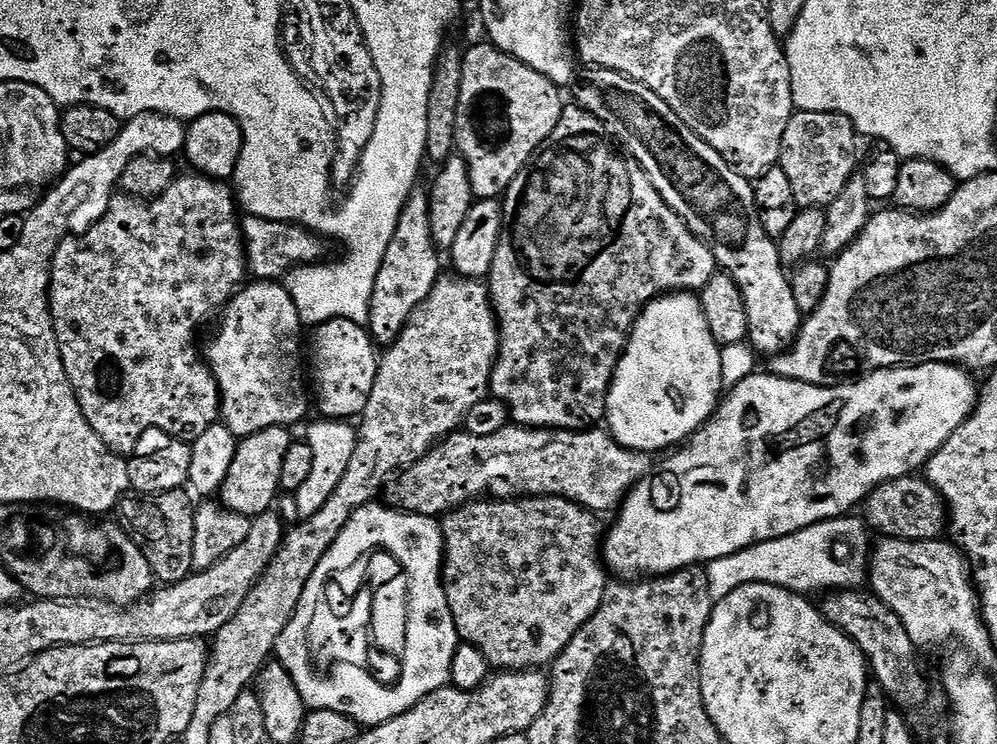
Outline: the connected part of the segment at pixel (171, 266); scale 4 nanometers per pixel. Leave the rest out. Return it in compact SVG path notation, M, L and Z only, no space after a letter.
M199 174L191 175L177 175L160 196L151 198L125 194L112 196L106 204L108 213L77 244L62 243L52 262L52 278L48 281L48 304L52 308L52 321L68 381L72 384L74 394L82 406L86 422L90 422L98 438L106 442L109 450L125 458L131 457L139 449L136 447L140 444L140 436L146 435L151 428L165 432L168 435L165 437L168 438L194 442L202 434L206 434L206 430L210 430L212 424L221 419L220 387L214 373L202 359L201 353L196 353L192 339L196 336L196 327L212 312L212 296L216 296L218 303L227 305L245 283L244 272L246 276L249 266L244 255L244 233L240 230L241 217L236 216L238 200L233 189L223 180L214 180L210 176Z

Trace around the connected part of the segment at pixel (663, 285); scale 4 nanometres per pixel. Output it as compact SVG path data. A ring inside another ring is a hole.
M566 107L561 111L558 126L550 134L550 138L546 138L539 152L529 160L526 171L518 173L514 178L503 197L502 206L510 215L510 221L498 242L498 250L494 250L492 269L486 277L492 308L496 312L496 323L500 325L500 352L496 356L496 365L492 368L491 395L508 407L513 425L523 425L525 428L587 430L605 419L608 391L616 372L616 364L620 360L620 345L623 344L624 332L631 323L631 315L635 315L636 307L643 300L655 300L673 290L703 289L710 278L717 275L716 253L711 247L708 249L691 232L693 229L681 220L636 220L636 212L632 210L624 216L624 160L620 160L620 156L612 152L612 144L608 144L608 136L604 136L604 132L596 128L596 120L588 120L588 116L580 116L580 112L569 112Z

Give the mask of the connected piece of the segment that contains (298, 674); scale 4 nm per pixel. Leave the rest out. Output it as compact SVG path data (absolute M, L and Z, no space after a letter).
M325 556L322 566L314 566L314 574L310 574L310 582L306 582L306 590L298 602L296 612L290 618L286 630L276 643L275 659L294 678L294 686L298 686L298 694L302 694L305 705L309 709L334 710L338 714L351 716L353 720L364 726L375 726L410 710L420 700L412 696L412 688L416 688L416 680L412 680L412 668L408 668L408 676L404 676L404 692L394 692L394 652L396 648L384 648L380 644L380 636L376 638L376 620L374 610L378 596L370 596L370 612L346 612L346 614L320 614L316 606L324 606L320 602L322 578L330 568Z

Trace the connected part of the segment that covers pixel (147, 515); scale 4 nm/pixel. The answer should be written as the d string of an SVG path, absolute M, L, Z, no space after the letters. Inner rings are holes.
M181 490L163 492L160 496L129 494L118 505L118 512L124 515L119 527L133 540L135 546L142 550L153 577L164 586L182 582L194 571L196 508L186 493L187 491Z

